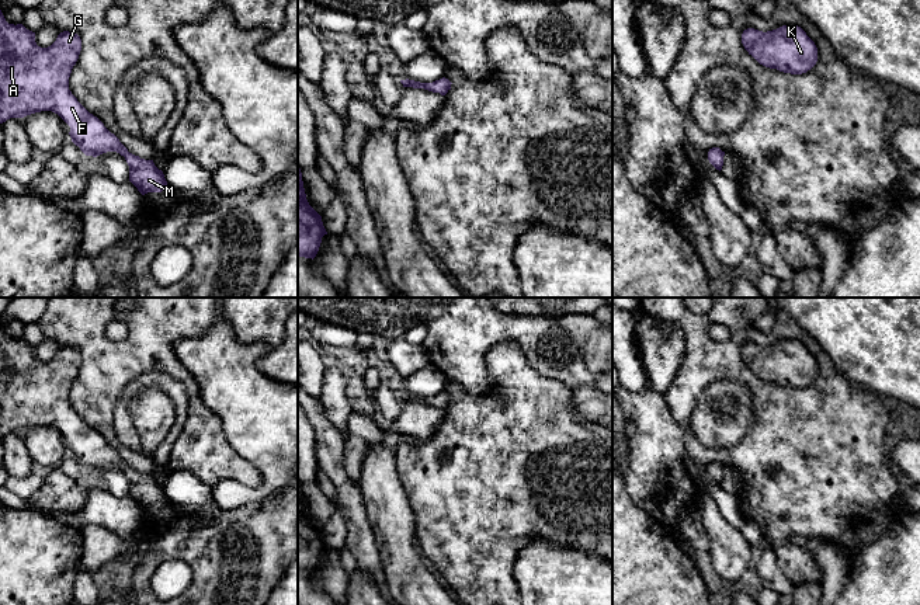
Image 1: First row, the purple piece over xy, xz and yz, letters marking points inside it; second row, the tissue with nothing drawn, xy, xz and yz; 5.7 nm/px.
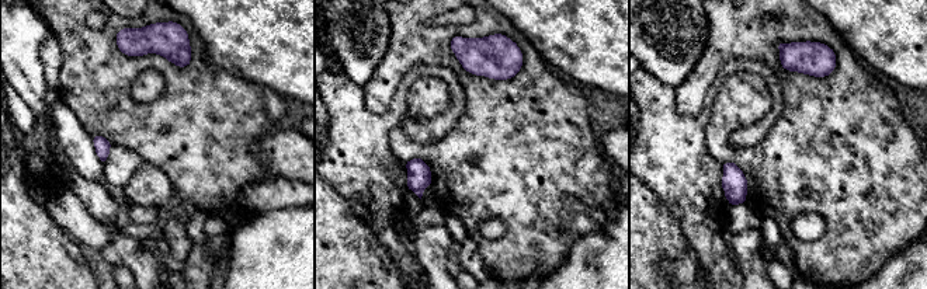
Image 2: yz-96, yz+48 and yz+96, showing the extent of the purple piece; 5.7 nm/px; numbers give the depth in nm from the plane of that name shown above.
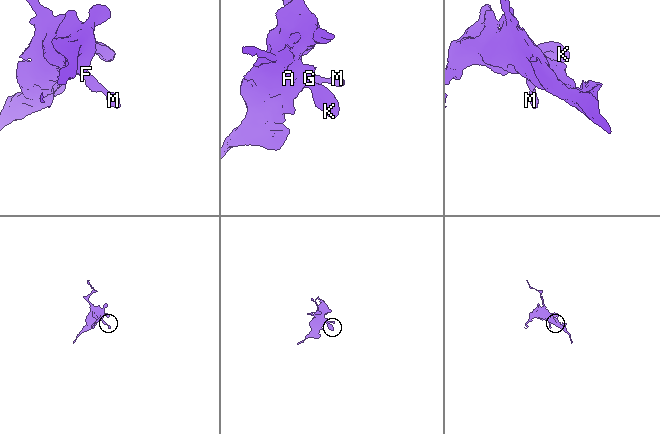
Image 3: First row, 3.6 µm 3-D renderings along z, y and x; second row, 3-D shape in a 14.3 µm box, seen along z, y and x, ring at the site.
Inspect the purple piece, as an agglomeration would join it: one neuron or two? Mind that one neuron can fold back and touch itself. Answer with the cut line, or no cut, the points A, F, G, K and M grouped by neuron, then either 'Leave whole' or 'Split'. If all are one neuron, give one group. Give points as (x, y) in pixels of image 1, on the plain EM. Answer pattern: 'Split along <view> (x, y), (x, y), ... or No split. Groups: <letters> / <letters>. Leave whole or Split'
No split. Groups: A F G K M. Leave whole

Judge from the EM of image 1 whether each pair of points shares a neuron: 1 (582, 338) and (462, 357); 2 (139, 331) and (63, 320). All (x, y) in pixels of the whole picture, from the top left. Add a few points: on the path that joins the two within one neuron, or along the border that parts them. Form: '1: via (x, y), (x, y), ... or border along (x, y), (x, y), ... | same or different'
1: via (552, 338), (538, 337), (530, 331), (492, 331) | same
2: via (121, 347), (100, 347), (82, 329) | same

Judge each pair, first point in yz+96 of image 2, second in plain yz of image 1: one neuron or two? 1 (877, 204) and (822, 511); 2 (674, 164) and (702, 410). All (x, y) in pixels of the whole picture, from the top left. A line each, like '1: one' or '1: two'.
1: one
2: one

